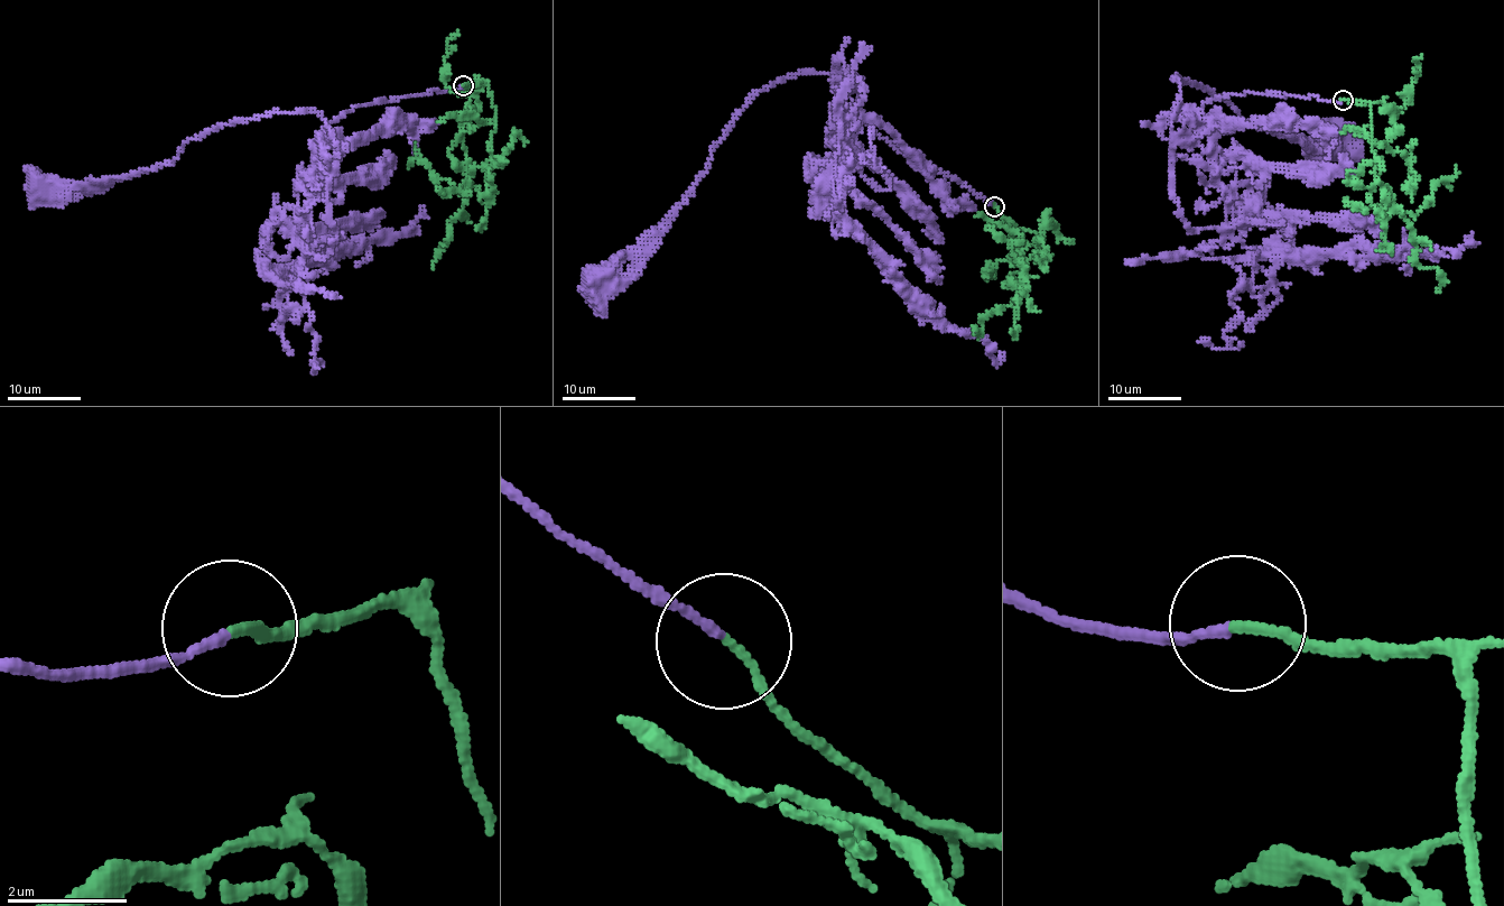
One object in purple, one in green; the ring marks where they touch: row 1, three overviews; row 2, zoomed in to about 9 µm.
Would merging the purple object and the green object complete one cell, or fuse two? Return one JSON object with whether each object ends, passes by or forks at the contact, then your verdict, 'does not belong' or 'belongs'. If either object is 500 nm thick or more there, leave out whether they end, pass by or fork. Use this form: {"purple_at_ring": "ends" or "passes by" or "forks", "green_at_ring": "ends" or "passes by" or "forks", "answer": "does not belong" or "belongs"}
{"purple_at_ring": "ends", "green_at_ring": "ends", "answer": "belongs"}

